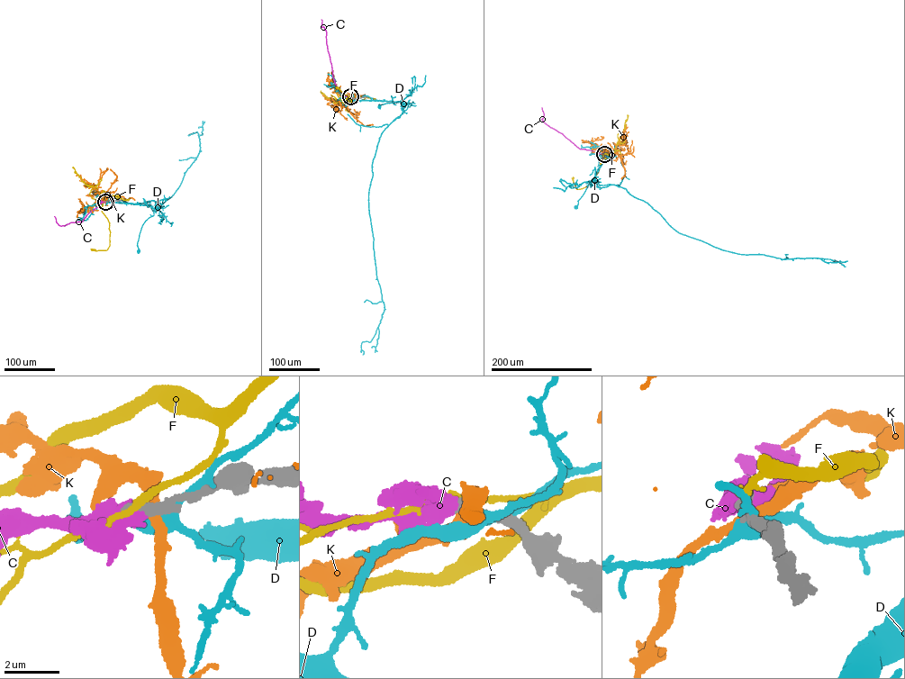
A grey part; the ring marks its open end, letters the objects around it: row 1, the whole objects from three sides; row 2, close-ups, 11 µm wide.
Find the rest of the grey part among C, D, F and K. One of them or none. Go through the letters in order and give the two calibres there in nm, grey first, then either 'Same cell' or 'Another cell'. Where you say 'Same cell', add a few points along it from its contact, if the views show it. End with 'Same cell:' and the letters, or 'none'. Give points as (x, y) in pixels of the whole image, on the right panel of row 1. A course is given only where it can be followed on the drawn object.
C: Thickness 480 nm (grey) against 480 nm. Same cell. Its course: (604, 154), (579, 149), (545, 123), (541, 119), (541, 107)
D: Thickness 300 nm (grey) against 340 nm. Another cell
F: Thickness 480 nm (grey) against 280 nm. Another cell
K: Thickness 500 nm (grey) against 400 nm. Another cell
Same cell: C

